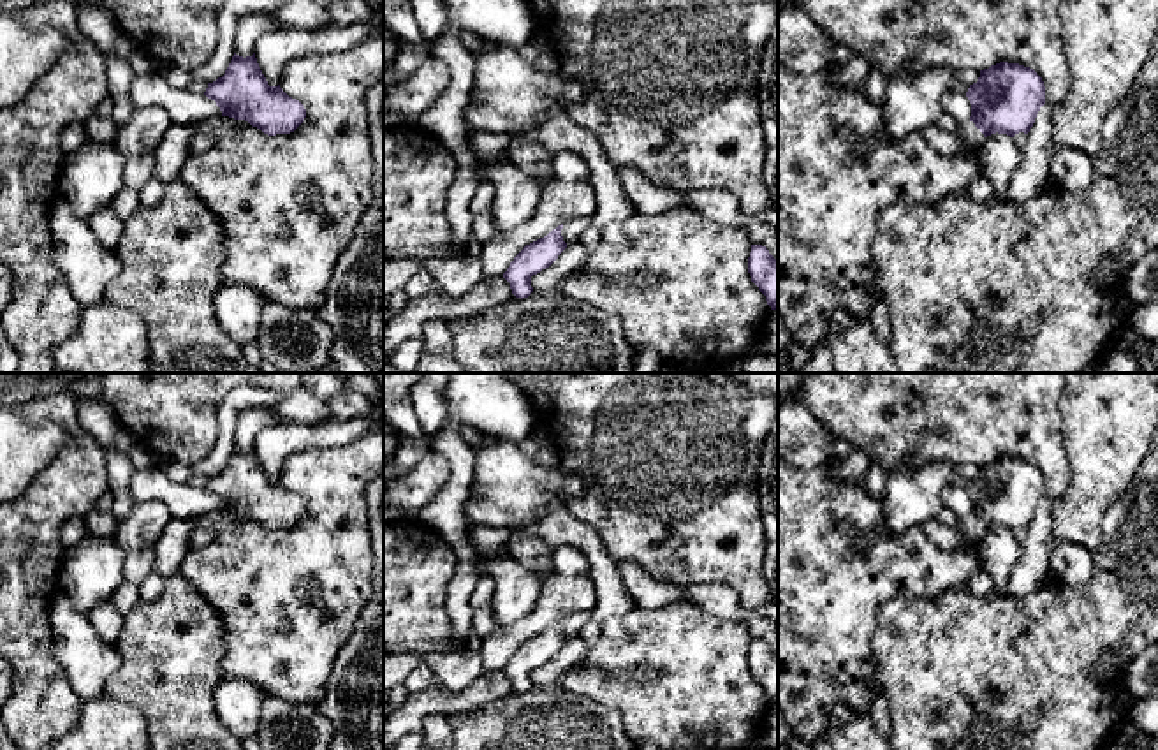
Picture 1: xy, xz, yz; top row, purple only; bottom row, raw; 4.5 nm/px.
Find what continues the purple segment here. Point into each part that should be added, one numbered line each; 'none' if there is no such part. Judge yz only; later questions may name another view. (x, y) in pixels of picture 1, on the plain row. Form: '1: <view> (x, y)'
1: yz (970, 529)

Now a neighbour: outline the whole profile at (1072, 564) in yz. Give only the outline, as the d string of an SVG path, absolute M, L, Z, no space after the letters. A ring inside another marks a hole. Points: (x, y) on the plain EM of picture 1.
M1049 537L1051 574L1066 586L1082 586L1093 577L1093 553L1072 542Z

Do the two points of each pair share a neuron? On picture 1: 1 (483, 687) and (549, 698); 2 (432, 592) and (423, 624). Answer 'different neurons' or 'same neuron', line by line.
1: different neurons
2: same neuron

